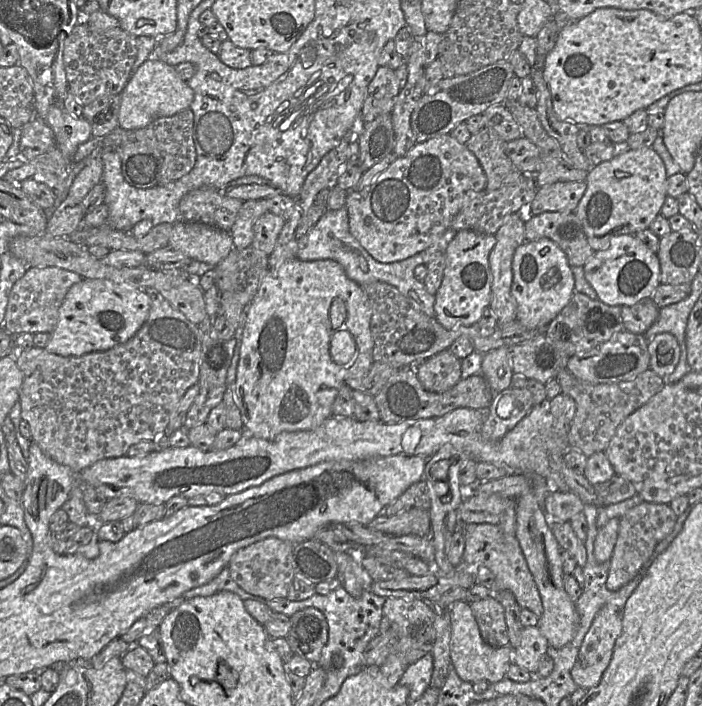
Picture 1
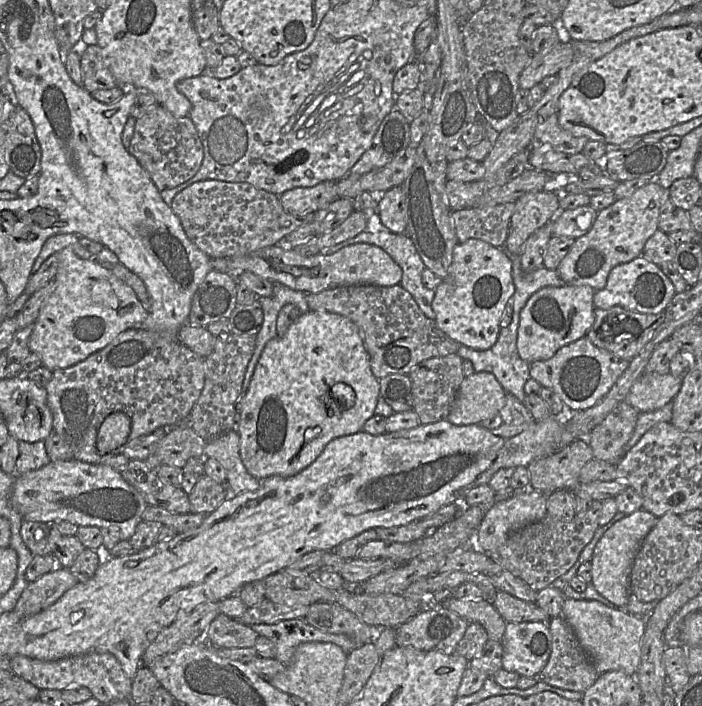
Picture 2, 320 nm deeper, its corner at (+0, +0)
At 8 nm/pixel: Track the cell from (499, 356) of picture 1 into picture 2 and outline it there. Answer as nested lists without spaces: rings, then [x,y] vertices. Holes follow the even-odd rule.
[[[588,285],[546,286],[528,299],[520,312],[517,349],[528,363],[548,360],[563,346],[586,336],[595,321],[593,296],[595,289]]]

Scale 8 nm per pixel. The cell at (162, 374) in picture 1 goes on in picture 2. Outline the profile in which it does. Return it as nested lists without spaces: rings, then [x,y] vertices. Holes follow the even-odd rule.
[[[132,328],[119,334],[111,343],[105,348],[93,353],[85,360],[67,367],[53,371],[51,381],[46,385],[47,404],[53,415],[53,432],[63,439],[72,449],[73,459],[92,464],[101,463],[101,458],[108,454],[102,454],[97,450],[96,438],[98,430],[104,419],[111,413],[123,412],[131,419],[131,431],[128,436],[127,443],[139,438],[142,435],[147,435],[162,427],[174,427],[184,421],[188,421],[189,414],[200,397],[200,394],[205,386],[205,359],[189,347],[182,344],[177,336],[162,336],[149,331],[145,328]]]

